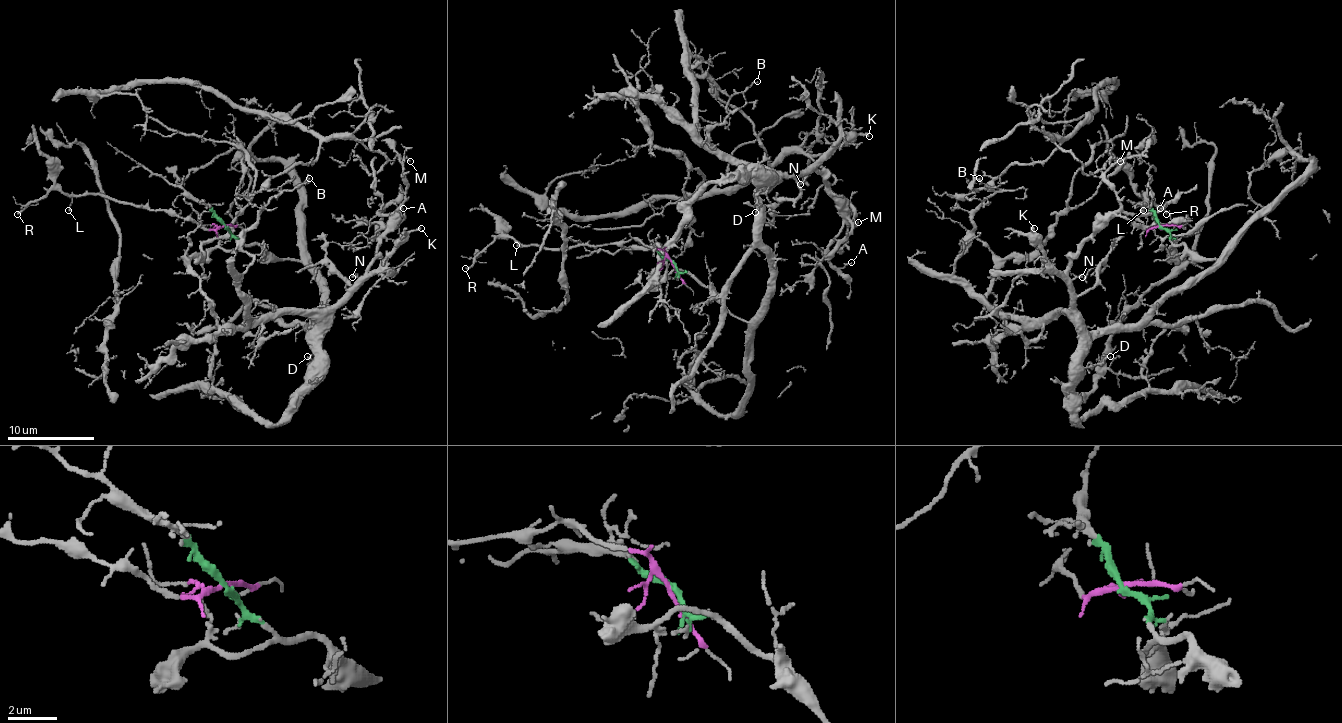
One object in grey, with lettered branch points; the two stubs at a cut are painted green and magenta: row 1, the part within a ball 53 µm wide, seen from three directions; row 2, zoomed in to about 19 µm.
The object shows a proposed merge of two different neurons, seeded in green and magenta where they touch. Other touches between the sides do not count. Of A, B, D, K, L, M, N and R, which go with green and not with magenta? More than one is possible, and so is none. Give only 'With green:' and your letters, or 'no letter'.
With green: A, B, D, K, M, N

